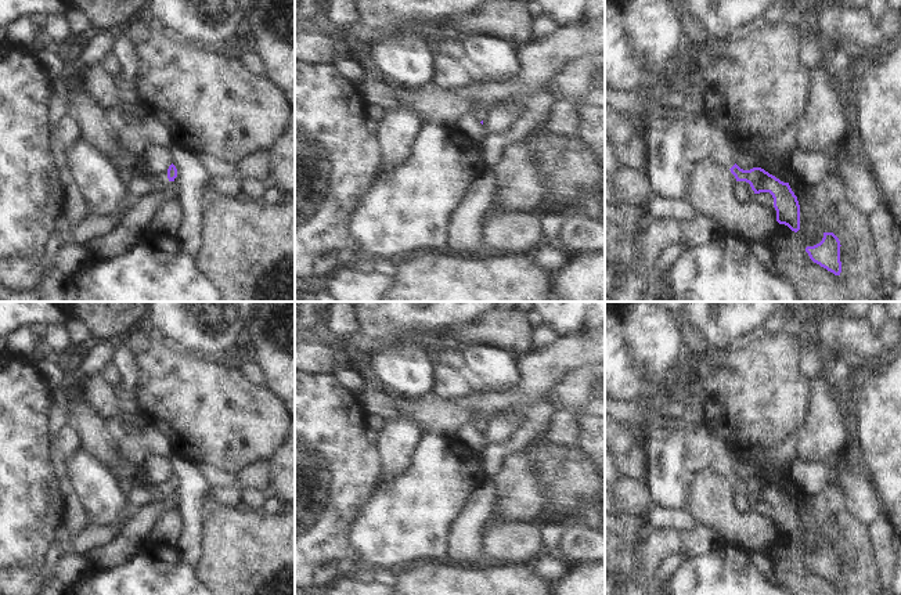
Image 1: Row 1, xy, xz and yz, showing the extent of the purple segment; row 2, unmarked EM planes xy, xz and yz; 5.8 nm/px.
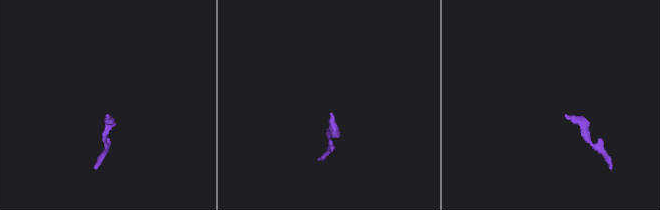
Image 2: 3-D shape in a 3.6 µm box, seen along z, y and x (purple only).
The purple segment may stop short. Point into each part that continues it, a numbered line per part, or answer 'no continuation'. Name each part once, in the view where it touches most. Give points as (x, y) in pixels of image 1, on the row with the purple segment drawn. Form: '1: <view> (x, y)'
1: yz (705, 141)

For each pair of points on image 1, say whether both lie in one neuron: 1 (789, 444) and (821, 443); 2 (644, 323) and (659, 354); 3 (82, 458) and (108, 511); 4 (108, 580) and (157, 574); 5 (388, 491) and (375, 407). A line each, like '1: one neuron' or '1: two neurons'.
1: two neurons
2: one neuron
3: one neuron
4: one neuron
5: two neurons

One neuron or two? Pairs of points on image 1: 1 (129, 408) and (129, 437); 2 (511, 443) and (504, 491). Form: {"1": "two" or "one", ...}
{"1": "one", "2": "two"}

